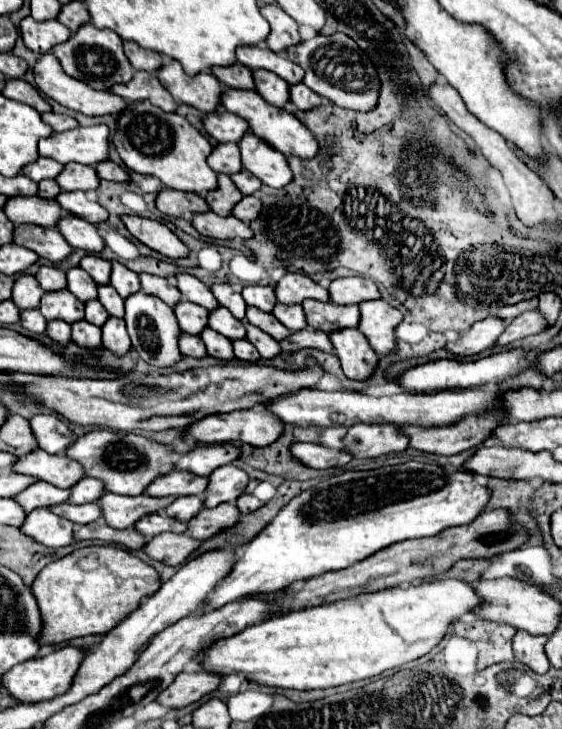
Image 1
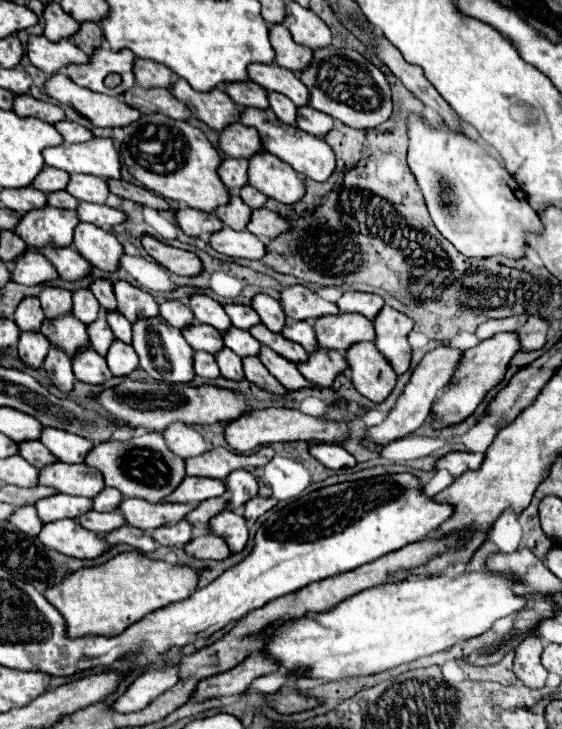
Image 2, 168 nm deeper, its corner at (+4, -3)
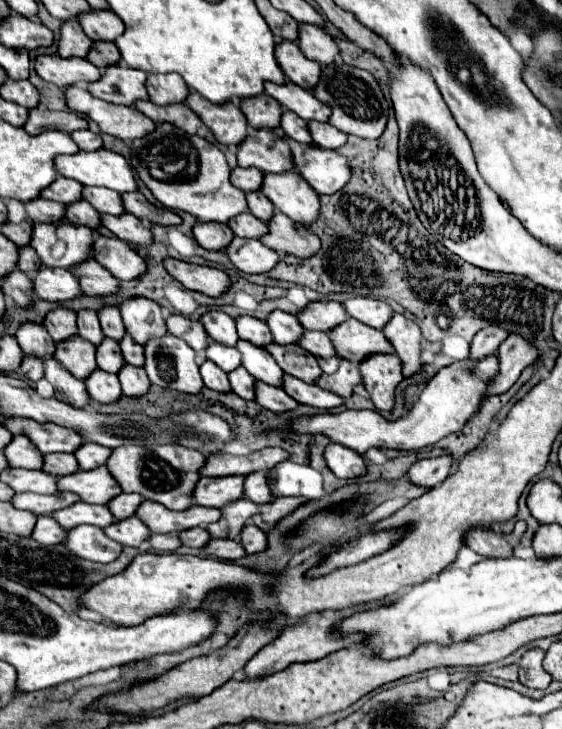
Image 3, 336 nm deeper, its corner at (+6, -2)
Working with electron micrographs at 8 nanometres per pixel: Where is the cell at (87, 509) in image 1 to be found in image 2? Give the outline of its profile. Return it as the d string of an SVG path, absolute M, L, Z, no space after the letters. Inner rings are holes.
M92 511L84 517L78 519L80 525L84 525L86 529L94 531L94 533L108 533L108 531L114 531L118 527L124 527L126 519L120 517L120 513L112 511L112 513L98 513L98 511Z

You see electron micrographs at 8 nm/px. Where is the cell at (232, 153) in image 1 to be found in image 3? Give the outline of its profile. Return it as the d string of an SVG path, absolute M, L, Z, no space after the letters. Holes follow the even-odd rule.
M234 168L230 174L230 180L236 188L240 188L242 192L254 192L260 190L262 186L262 172L258 172L258 168Z

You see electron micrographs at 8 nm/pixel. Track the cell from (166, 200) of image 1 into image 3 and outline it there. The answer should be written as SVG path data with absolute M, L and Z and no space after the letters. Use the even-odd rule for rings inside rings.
M196 222L192 232L194 232L196 242L206 250L222 250L234 238L232 230L226 224L202 224L202 222Z

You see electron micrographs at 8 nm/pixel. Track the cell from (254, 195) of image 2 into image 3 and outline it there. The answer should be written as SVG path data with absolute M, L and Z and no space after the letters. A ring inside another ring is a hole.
M262 192L246 194L246 202L248 202L248 210L250 210L256 218L260 218L260 220L264 220L264 222L268 222L268 220L272 218L274 206L272 206L270 200L266 200L266 196L264 196Z

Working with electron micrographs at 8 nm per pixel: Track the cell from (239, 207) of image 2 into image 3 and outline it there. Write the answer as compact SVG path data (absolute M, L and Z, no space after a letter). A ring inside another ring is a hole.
M244 212L242 216L234 216L234 220L228 220L228 226L240 238L260 238L262 234L268 232L266 222L258 220L250 212Z

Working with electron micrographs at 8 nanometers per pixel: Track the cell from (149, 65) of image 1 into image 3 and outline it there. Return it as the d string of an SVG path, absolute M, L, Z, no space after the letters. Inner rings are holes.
M150 74L146 78L146 90L150 92L150 100L154 104L172 104L172 102L184 102L188 96L188 88L186 82L182 80L182 76L174 76L172 74Z

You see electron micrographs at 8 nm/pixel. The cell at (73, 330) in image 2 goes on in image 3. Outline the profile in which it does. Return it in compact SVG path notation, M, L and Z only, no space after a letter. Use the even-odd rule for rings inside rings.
M70 336L70 340L62 340L62 344L56 344L54 358L76 378L84 380L92 370L96 370L96 358L94 358L94 344L88 340L82 340L82 336Z

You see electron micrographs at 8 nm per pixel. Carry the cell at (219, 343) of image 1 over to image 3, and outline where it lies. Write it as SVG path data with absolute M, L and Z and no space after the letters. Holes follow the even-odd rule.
M238 368L234 372L228 372L228 380L232 386L232 392L236 392L244 400L254 400L254 378L246 372L246 368Z

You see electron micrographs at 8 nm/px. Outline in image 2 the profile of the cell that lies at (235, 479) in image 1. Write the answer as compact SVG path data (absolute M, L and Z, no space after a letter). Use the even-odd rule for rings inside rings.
M240 469L236 473L230 473L226 477L226 485L228 485L228 491L232 493L232 501L228 501L228 509L242 507L244 503L248 503L252 497L258 495L258 481L256 481L256 477L252 477L244 469Z

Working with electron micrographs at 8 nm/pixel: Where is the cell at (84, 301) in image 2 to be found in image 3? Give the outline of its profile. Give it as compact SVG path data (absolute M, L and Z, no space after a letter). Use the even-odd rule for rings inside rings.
M80 310L78 312L78 334L92 344L100 344L102 330L98 322L98 314L94 310Z

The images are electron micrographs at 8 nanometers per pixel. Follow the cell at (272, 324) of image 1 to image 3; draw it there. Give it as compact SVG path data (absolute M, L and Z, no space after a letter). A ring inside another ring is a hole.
M268 344L266 350L276 358L278 366L286 372L286 374L292 374L304 382L314 382L322 370L316 362L316 358L306 352L304 348L300 348L298 344L288 344L288 346L282 346L282 344Z

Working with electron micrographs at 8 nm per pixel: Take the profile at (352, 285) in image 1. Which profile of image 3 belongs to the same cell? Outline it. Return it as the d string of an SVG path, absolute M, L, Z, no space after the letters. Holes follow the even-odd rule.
M350 298L344 302L344 308L356 320L360 320L372 328L378 328L378 330L392 318L392 308L384 300Z

